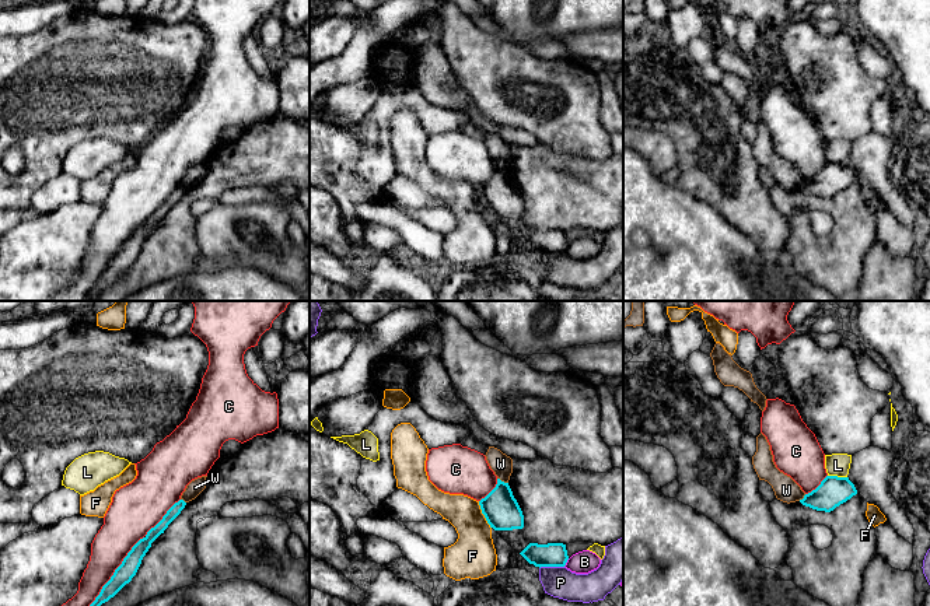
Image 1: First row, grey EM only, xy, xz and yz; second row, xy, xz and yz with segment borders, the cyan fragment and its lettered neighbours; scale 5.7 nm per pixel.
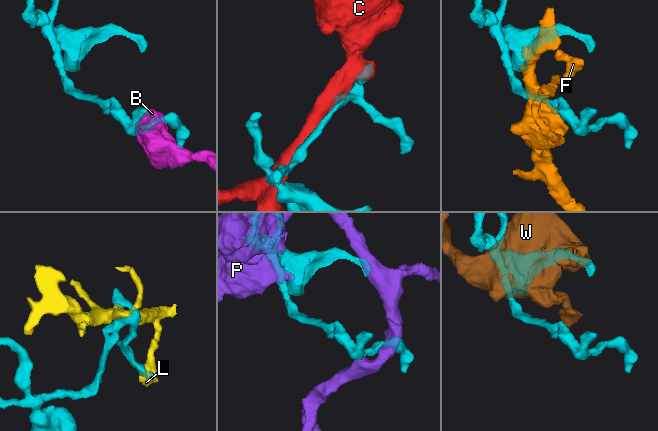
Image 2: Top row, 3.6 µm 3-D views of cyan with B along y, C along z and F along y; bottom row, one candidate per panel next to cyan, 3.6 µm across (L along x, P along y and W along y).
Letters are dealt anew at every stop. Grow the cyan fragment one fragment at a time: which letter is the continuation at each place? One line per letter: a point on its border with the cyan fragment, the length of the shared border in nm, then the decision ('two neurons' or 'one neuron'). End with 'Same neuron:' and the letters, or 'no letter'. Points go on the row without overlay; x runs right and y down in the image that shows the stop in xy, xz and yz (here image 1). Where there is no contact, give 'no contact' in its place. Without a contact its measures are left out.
B: contact xz (566, 248); length 60 nm; two neurons
C: contact xy (126, 242); length 850 nm; two neurons
F: contact xz (483, 200); length 180 nm; two neurons
L: contact yz (836, 163); length 110 nm; two neurons
P: contact xz (551, 252); length 140 nm; two neurons
W: contact xz (503, 168); length 70 nm; two neurons
Same neuron: no letter

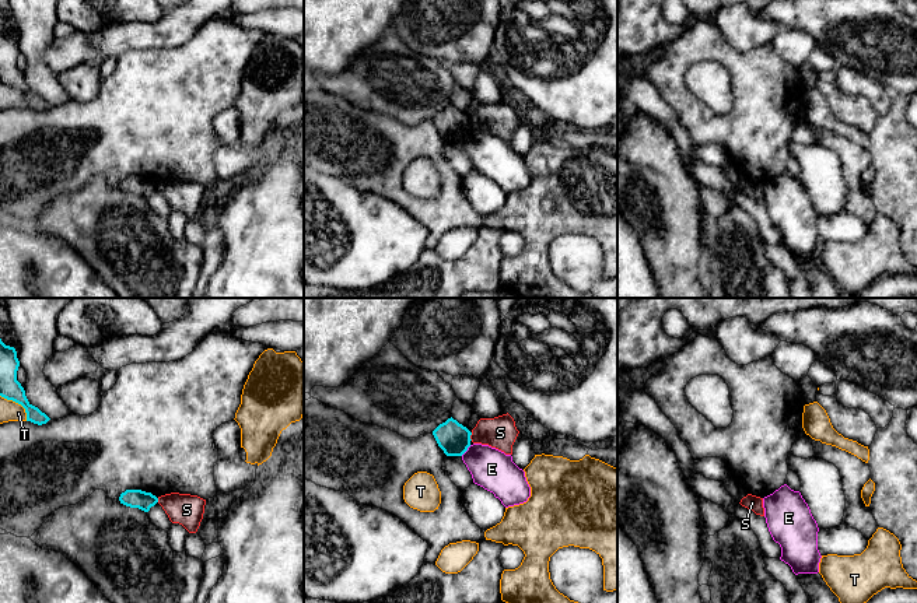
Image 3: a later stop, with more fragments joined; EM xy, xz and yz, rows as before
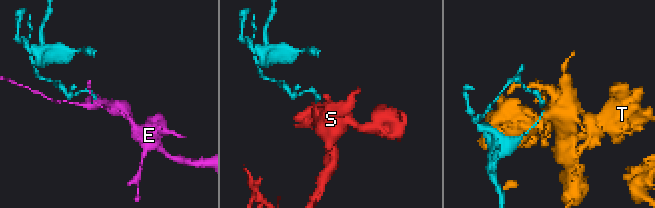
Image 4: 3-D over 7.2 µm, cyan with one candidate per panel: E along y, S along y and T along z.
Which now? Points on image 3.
E: contact xz (465, 137); length 90 nm; two neurons
S: contact xz (469, 123); length 50 nm; two neurons
T: contact xy (18, 90); length 220 nm; two neurons
Same neuron: no letter

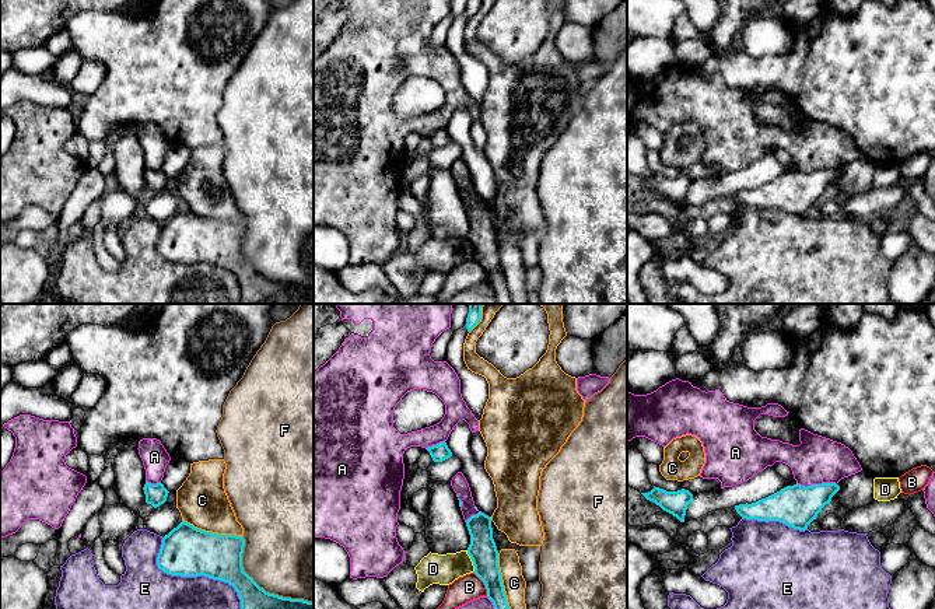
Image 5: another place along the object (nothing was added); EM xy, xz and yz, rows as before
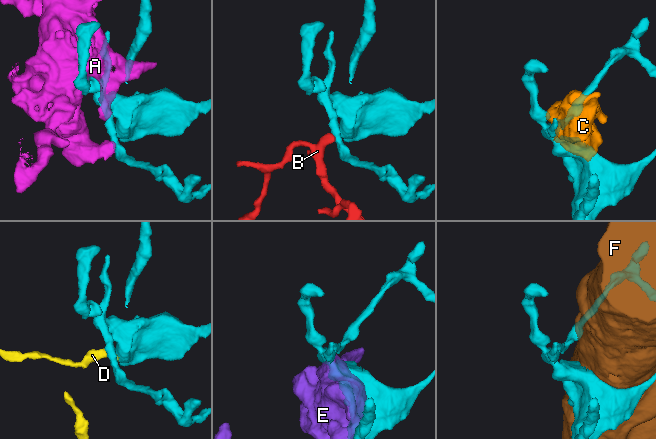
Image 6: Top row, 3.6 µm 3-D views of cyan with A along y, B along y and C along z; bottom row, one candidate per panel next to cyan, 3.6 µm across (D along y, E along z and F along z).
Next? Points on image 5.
A: contact yz (816, 171); length 240 nm; two neurons
B: contact xz (484, 270); length 170 nm; two neurons
C: contact xz (503, 272); length 380 nm; two neurons
D: contact xz (472, 247); length 130 nm; two neurons
E: contact xy (196, 262); length 650 nm; two neurons
F: contact xy (262, 275); length 550 nm; two neurons
Same neuron: no letter

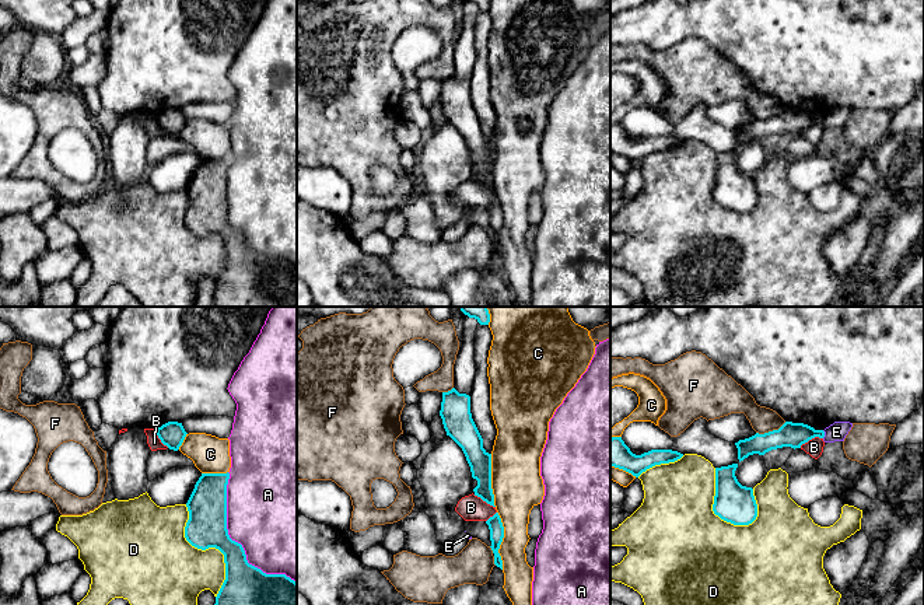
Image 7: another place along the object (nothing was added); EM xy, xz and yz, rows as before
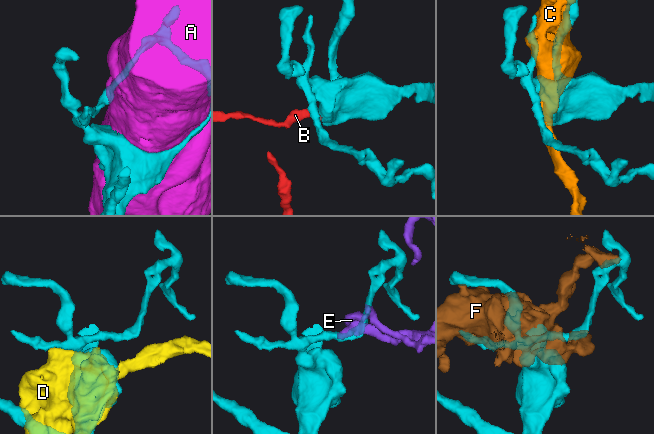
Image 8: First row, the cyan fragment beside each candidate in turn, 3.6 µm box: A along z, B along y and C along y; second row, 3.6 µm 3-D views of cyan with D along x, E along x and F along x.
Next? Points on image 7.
A: contact xy (234, 227); length 750 nm; two neurons
B: contact yz (811, 125); length 150 nm; two neurons
C: contact xz (501, 227); length 340 nm; two neurons
D: contact yz (713, 195); length 380 nm; two neurons
E: contact yz (823, 121); length 50 nm; two neurons
F: contact yz (770, 118); length 190 nm; two neurons
Same neuron: no letter

